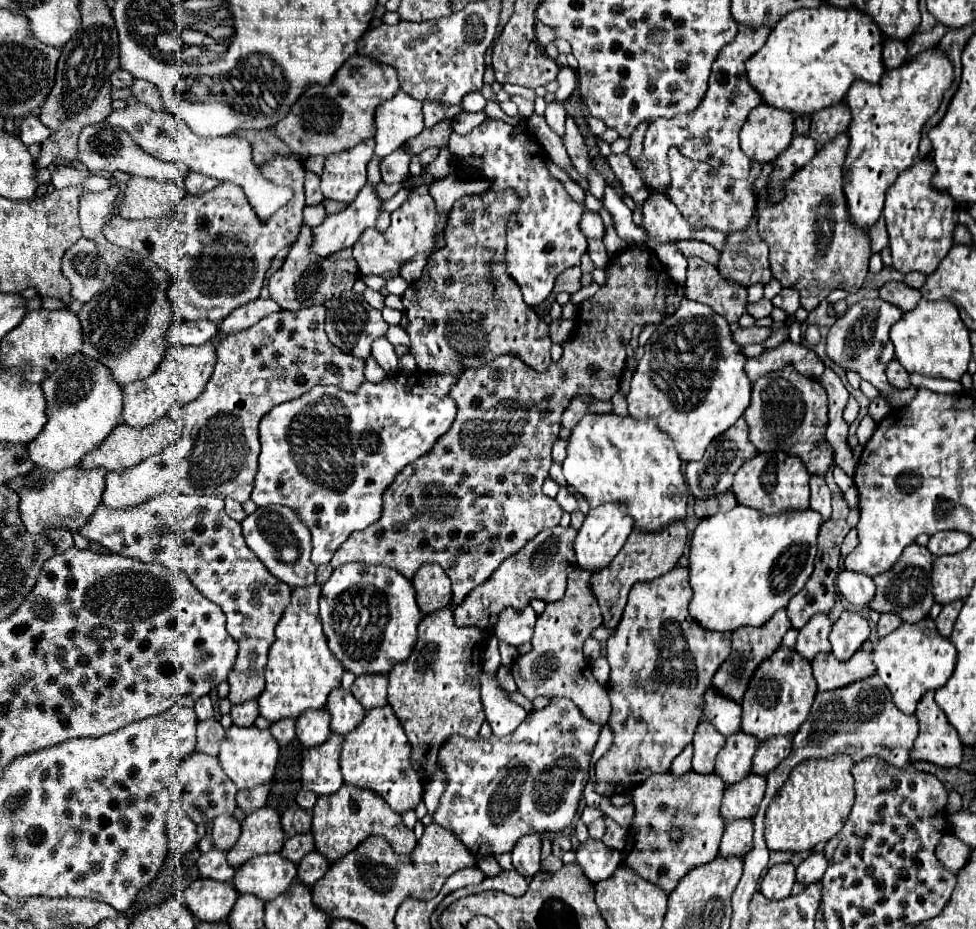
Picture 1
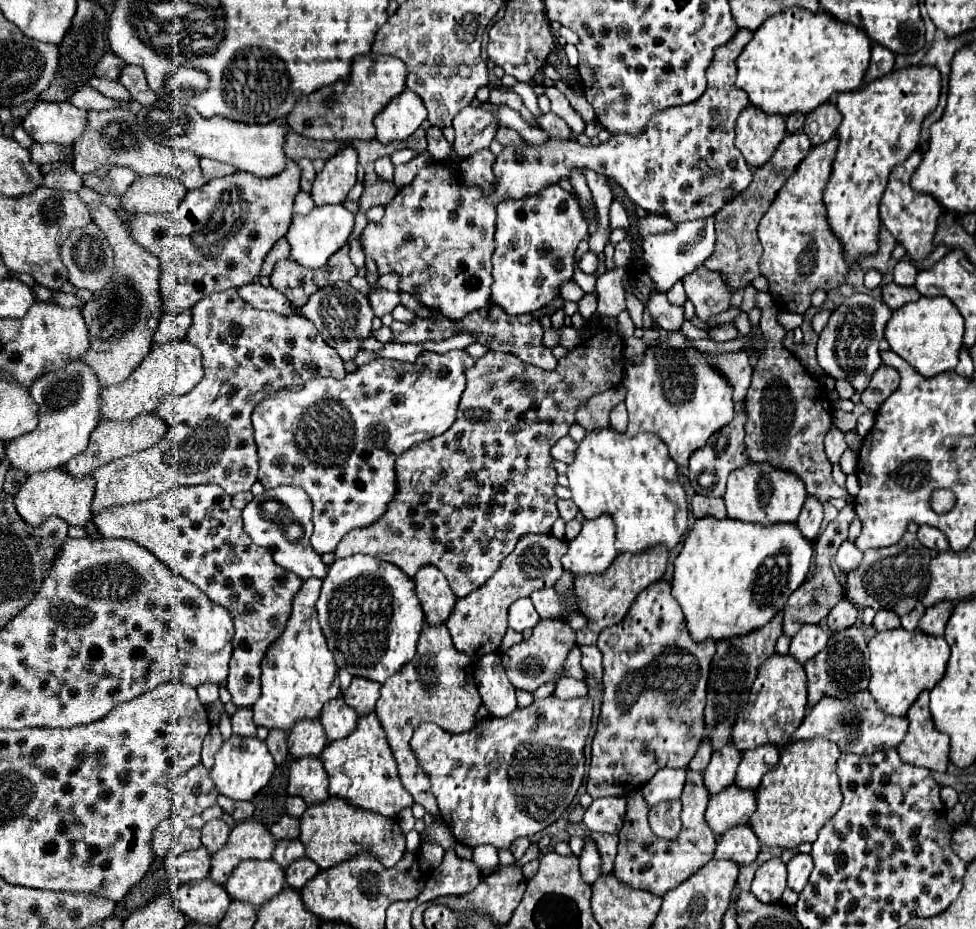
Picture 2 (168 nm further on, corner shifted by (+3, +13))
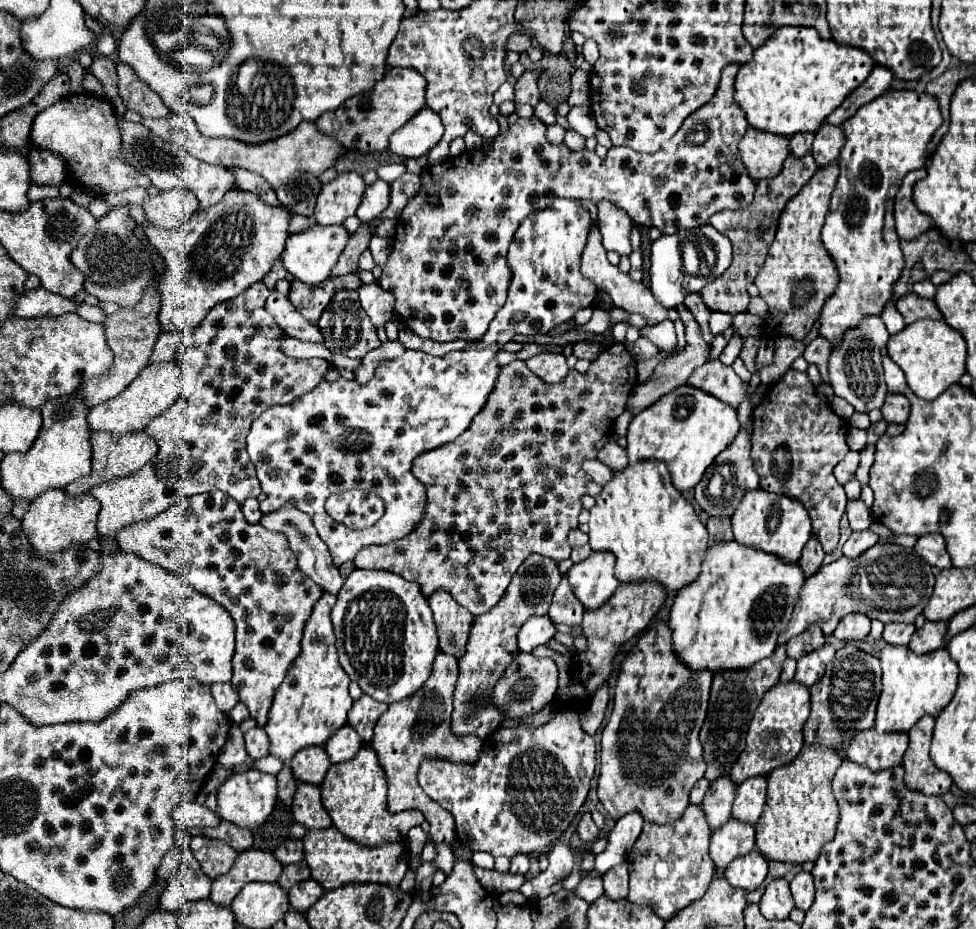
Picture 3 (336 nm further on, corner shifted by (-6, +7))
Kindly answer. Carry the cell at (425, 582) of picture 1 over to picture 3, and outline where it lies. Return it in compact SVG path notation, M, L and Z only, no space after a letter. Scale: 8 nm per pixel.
M443 590L429 596L429 606L435 616L441 652L459 660L461 654L465 654L469 630L475 620L473 614L469 614L469 610L465 610L461 604L453 602L453 598Z

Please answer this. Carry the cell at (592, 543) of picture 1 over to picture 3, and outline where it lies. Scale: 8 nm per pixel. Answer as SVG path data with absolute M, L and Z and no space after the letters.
M593 552L587 560L575 564L567 572L567 580L585 610L595 610L603 606L617 590L619 582L613 576L613 566L613 554Z

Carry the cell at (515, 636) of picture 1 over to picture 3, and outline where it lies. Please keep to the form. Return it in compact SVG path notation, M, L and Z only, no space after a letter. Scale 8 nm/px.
M533 616L523 624L523 628L517 634L519 650L533 652L537 646L547 644L555 632L557 630L555 630L553 622L549 620L549 616Z

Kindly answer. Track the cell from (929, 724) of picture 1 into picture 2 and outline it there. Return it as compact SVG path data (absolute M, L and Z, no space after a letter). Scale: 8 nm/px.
M928 690L918 696L906 718L910 720L910 728L906 738L898 746L900 758L908 764L946 772L950 740L948 736L944 736L944 732L936 732L936 726L932 724L932 714L928 708Z

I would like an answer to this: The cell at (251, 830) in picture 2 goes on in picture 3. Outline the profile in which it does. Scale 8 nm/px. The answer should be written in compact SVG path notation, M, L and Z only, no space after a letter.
M245 850L237 856L233 868L213 882L209 898L217 906L229 906L247 882L275 882L281 868L271 852Z

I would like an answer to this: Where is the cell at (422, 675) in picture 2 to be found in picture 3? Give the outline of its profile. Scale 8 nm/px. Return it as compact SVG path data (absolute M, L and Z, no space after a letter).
M439 654L435 658L433 672L425 686L411 698L391 704L385 714L375 724L371 746L377 754L377 760L381 762L381 768L387 774L389 782L389 810L401 812L407 808L417 808L423 812L427 822L431 824L431 840L433 842L447 842L451 844L455 840L455 820L447 816L447 810L433 802L419 786L417 782L417 770L419 764L425 758L441 758L449 762L477 762L483 740L477 736L455 736L449 728L449 716L453 710L453 690L457 682L457 660L449 654Z

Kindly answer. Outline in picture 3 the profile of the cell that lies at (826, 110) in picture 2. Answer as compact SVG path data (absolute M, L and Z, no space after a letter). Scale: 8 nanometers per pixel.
M831 124L821 126L821 130L815 132L815 142L813 142L813 150L811 150L815 164L819 168L823 168L823 166L835 162L839 158L843 144L845 144L845 136L839 126L831 126Z

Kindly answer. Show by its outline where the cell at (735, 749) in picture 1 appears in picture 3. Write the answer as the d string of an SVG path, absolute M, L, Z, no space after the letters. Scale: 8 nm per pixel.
M727 776L717 778L709 786L709 790L701 802L701 808L705 812L705 818L707 818L711 830L721 828L721 824L725 824L731 818L731 806L733 806L735 790L737 790L735 784Z

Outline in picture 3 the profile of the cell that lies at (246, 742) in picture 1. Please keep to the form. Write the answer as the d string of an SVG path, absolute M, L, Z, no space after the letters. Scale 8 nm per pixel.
M247 770L247 772L235 772L223 786L219 786L217 792L217 816L225 822L231 822L235 826L255 830L259 828L267 816L273 812L277 802L277 778L271 774L265 774L261 770Z

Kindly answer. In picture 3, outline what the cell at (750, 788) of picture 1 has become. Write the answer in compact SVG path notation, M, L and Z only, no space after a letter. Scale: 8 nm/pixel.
M729 820L713 836L709 856L717 868L717 874L729 866L731 860L749 854L755 848L755 830L751 824Z

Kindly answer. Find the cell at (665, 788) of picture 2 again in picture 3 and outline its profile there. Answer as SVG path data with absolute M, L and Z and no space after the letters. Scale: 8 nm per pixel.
M631 812L631 814L623 816L613 826L613 830L607 836L607 848L605 848L605 852L601 852L599 856L595 856L595 870L597 872L607 872L613 866L625 862L627 854L633 848L633 842L641 834L641 824L643 824L641 814L639 812Z

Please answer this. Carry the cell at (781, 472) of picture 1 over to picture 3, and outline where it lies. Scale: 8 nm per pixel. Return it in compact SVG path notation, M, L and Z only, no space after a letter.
M765 490L745 492L731 522L735 542L741 542L743 546L755 550L765 550L767 554L773 554L785 562L797 562L801 558L803 546L811 538L811 520L805 506L801 506L801 502L793 498L771 494Z

